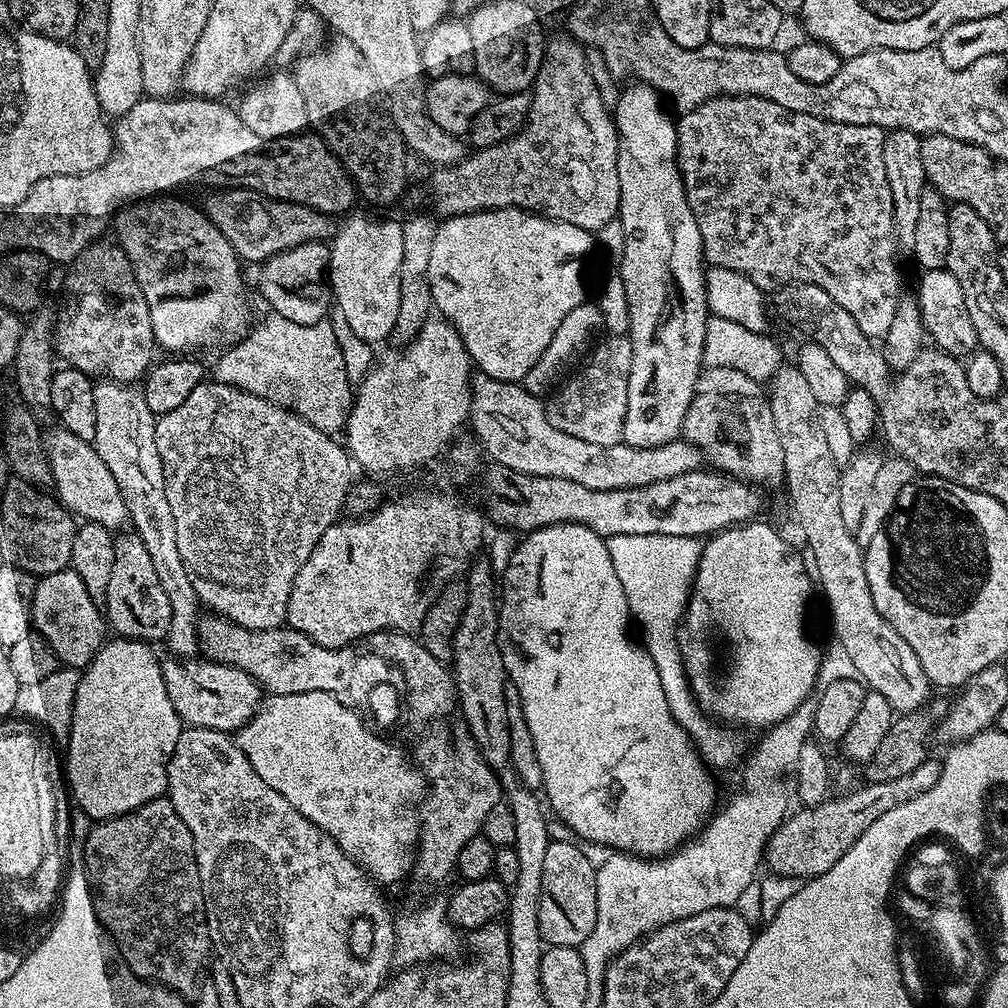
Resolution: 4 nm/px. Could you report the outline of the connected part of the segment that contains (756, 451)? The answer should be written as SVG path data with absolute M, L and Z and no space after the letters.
M705 367L701 371L690 410L686 410L682 436L698 446L701 457L725 476L757 486L784 484L782 442L778 442L768 393L761 381L746 378L742 370Z

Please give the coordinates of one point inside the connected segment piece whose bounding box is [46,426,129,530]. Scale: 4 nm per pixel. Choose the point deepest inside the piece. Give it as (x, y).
(84, 485)

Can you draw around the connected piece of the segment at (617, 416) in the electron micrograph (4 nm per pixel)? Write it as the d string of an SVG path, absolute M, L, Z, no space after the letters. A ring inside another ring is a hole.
M605 335L585 361L586 366L547 401L548 421L563 433L599 445L614 445L623 439L626 403L629 401L629 372L633 358L632 340L627 335Z

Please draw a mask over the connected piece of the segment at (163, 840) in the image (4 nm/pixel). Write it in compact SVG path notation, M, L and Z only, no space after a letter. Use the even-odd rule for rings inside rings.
M167 798L151 800L142 806L138 806L132 812L93 823L89 830L89 836L84 843L84 873L88 875L88 887L96 917L99 918L104 931L111 936L112 943L120 951L120 956L126 962L129 970L140 980L146 980L159 987L168 988L171 992L177 992L177 994L185 998L195 997L202 984L200 975L203 972L205 975L206 965L209 963L208 956L213 955L212 939L206 922L202 886L198 878L198 862L194 854L194 838L190 834L190 830L186 830L186 822L182 822L182 818L178 818L178 810L174 810L172 801Z

